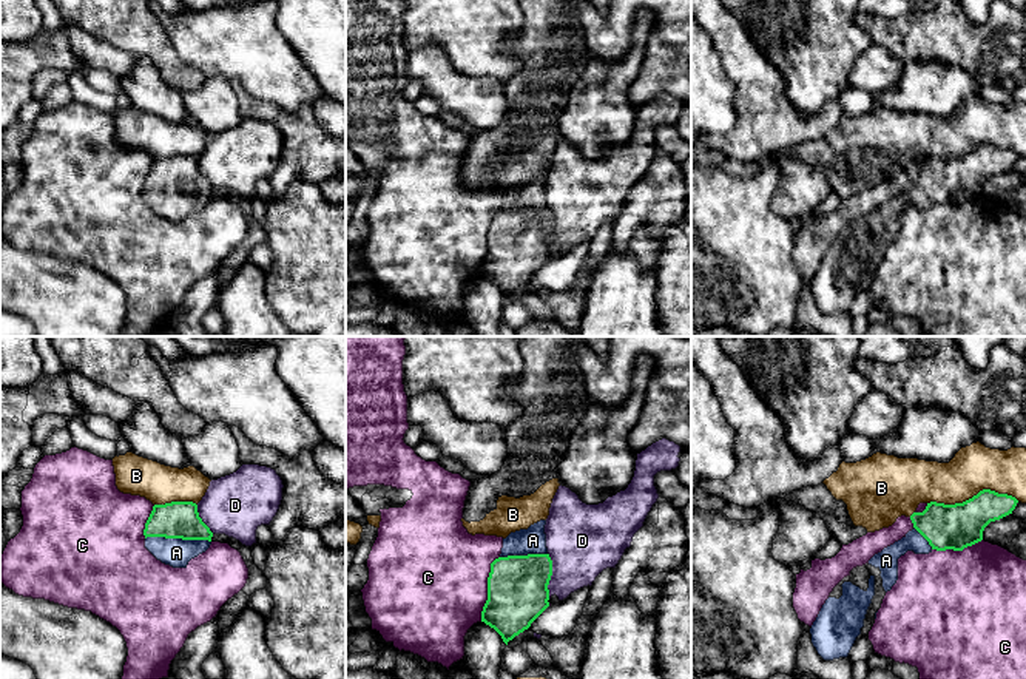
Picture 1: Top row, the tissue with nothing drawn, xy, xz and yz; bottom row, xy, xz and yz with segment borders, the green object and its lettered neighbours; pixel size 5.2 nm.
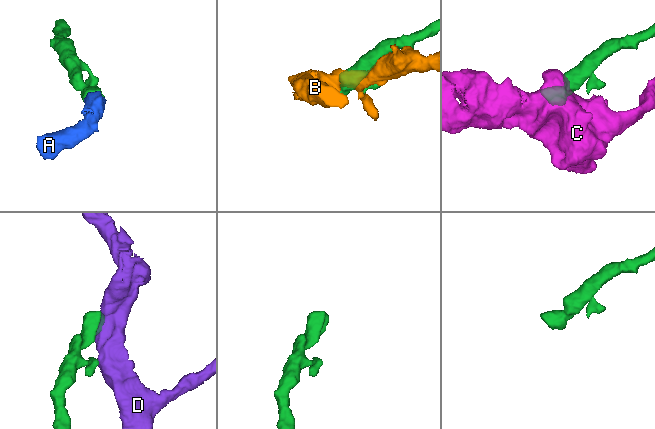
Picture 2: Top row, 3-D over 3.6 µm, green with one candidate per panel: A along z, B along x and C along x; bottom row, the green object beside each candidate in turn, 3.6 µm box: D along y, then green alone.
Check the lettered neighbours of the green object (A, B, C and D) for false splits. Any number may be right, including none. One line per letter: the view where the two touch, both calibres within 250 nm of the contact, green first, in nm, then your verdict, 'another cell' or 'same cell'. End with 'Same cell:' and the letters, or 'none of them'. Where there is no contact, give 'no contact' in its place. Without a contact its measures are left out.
A: xy | 190/150 nm | same cell
B: yz | 240/240 nm | another cell
C: xz | 320/500 nm | another cell
D: xz | 320/380 nm | another cell
Same cell: A

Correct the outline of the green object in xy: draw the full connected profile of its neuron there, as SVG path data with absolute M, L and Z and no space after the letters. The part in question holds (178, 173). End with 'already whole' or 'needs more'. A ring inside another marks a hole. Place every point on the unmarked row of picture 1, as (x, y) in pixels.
M193 156L154 159L143 184L145 202L162 218L187 222L188 216L205 207L213 187L202 176Z; needs more

